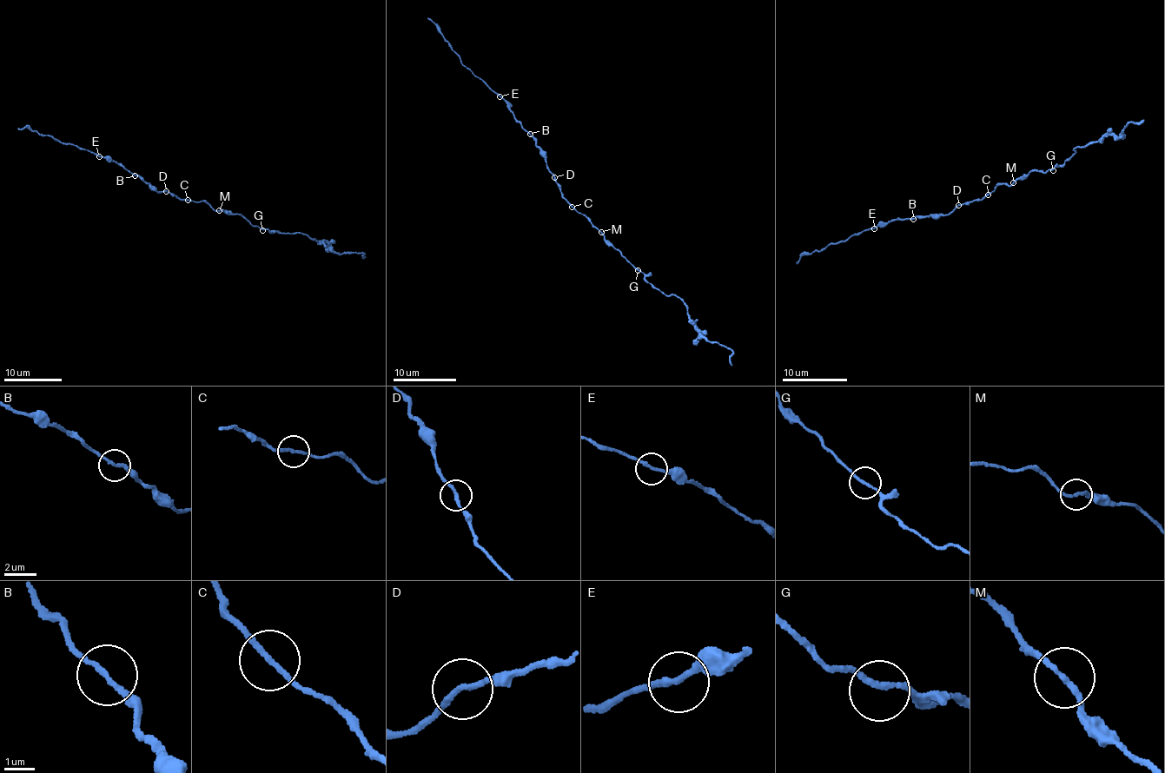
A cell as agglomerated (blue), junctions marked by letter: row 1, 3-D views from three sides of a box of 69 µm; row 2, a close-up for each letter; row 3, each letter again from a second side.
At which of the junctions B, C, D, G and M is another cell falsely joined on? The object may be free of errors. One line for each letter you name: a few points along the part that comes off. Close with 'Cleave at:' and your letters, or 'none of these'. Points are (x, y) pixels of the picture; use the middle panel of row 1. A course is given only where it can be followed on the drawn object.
Cleave at: none of these

